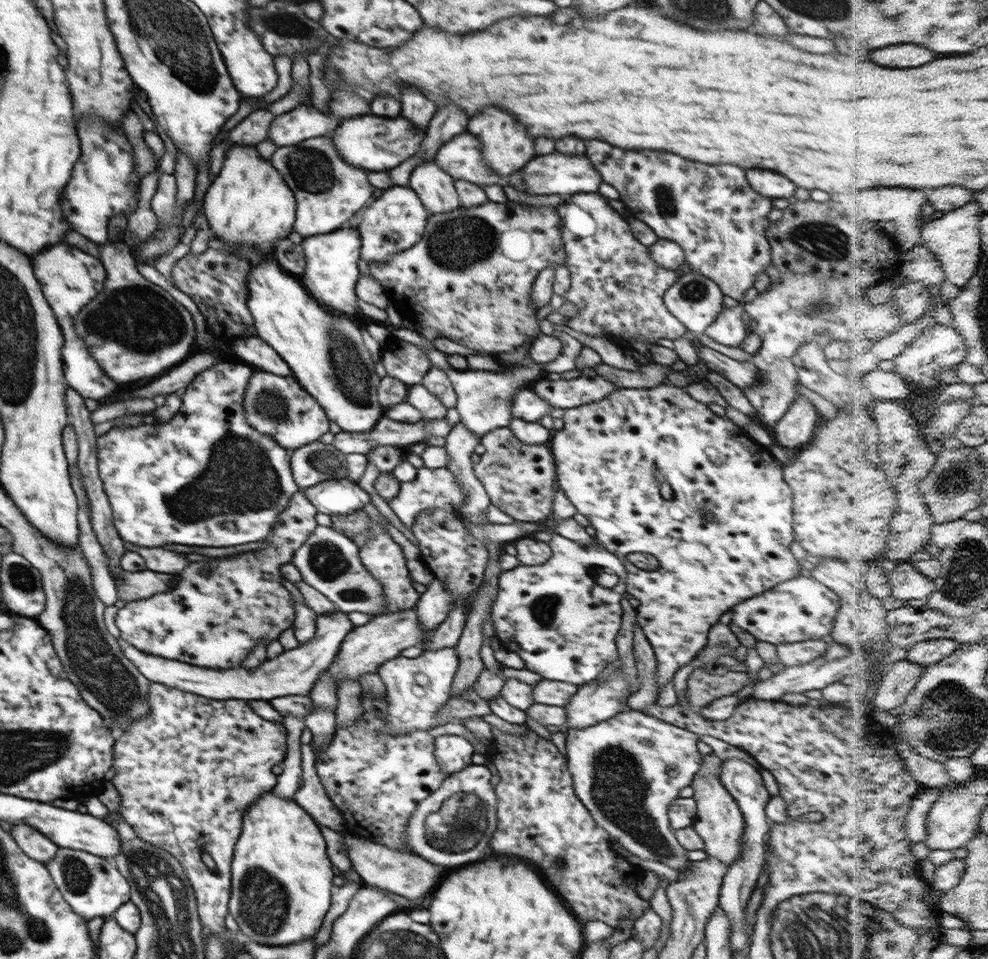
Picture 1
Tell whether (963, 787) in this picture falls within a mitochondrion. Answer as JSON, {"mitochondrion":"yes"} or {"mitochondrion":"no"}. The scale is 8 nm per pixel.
{"mitochondrion":"no"}

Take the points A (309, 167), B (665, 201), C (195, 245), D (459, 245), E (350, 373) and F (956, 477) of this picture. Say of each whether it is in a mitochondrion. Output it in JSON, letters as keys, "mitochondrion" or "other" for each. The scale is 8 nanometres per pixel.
{"A":"mitochondrion","B":"mitochondrion","C":"other","D":"mitochondrion","E":"mitochondrion","F":"mitochondrion"}

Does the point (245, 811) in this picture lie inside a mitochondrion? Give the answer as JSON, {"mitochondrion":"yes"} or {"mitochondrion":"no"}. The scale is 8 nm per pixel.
{"mitochondrion":"no"}

